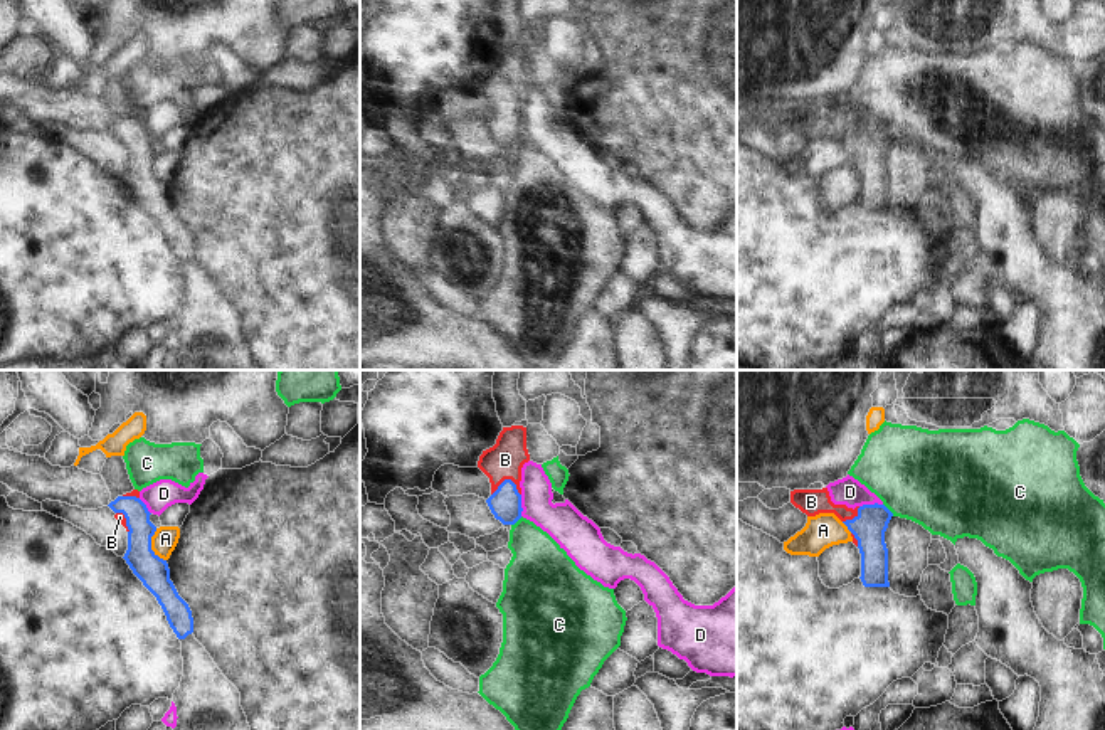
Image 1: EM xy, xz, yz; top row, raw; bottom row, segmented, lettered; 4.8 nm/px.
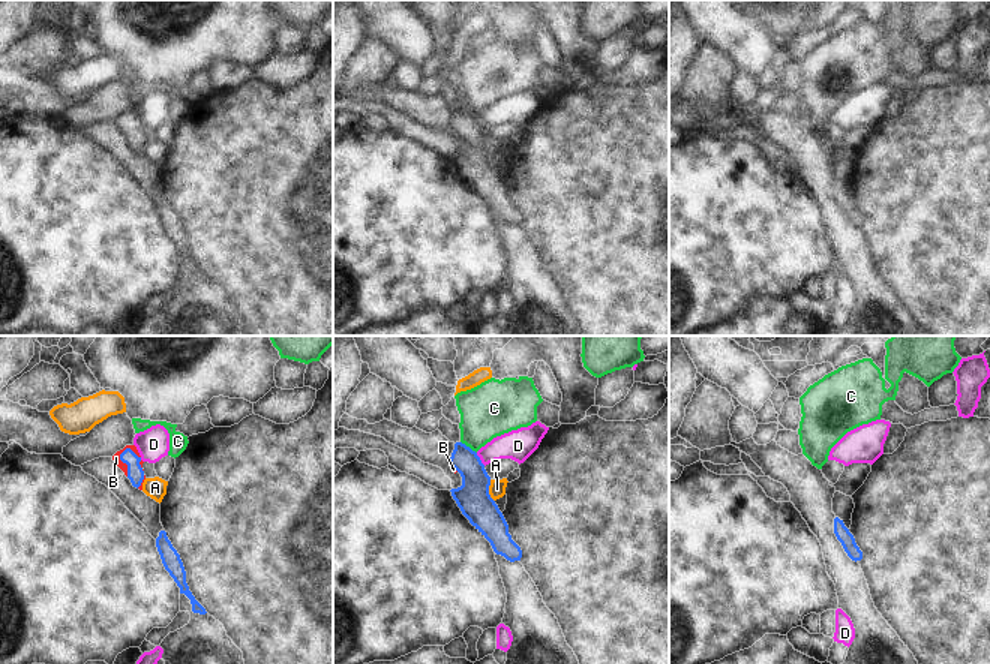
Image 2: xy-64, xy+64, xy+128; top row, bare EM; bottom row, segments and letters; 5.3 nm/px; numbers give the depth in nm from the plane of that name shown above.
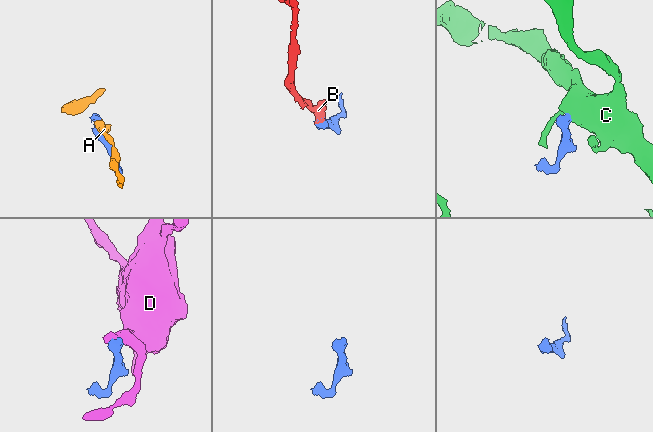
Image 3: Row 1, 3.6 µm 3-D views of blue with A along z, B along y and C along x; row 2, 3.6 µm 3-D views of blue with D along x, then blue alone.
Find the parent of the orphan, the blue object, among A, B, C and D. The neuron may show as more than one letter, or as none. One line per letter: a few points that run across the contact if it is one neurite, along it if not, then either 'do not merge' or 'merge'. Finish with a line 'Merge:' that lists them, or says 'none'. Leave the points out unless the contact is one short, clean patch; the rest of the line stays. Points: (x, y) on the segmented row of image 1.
A: line xy (155, 528), (152, 549), (165, 560); do not merge
B: line xz (505, 503), (507, 480), (505, 460); merge
C: line yz (883, 503), (893, 515); do not merge
D: line yz (882, 503), (863, 503), (860, 507); do not merge
Merge: B

